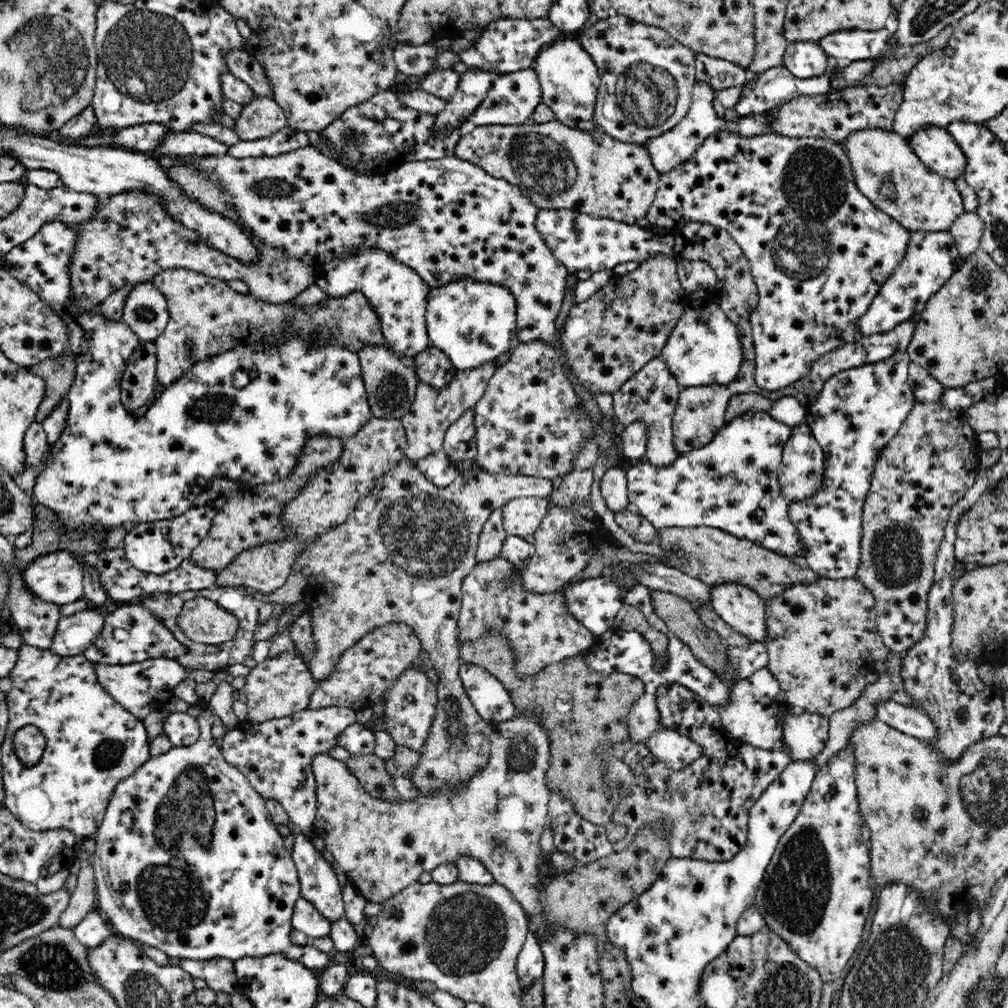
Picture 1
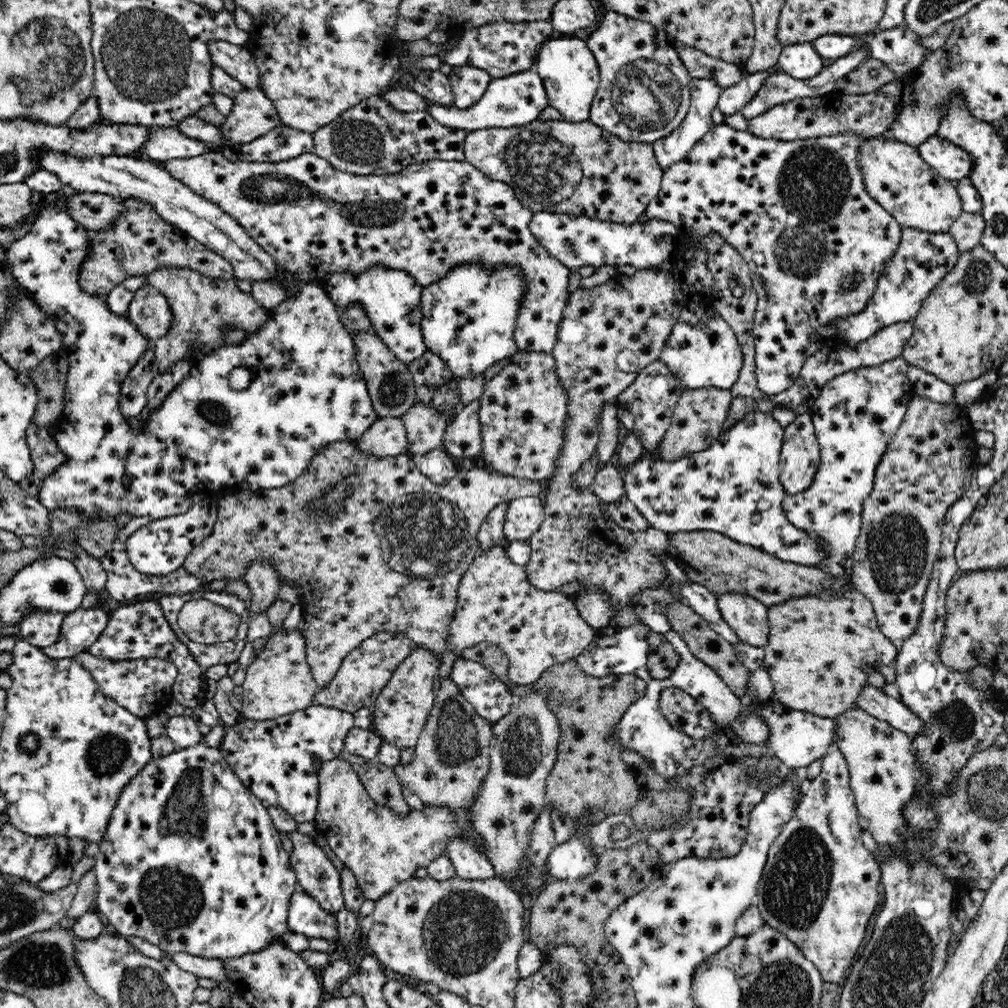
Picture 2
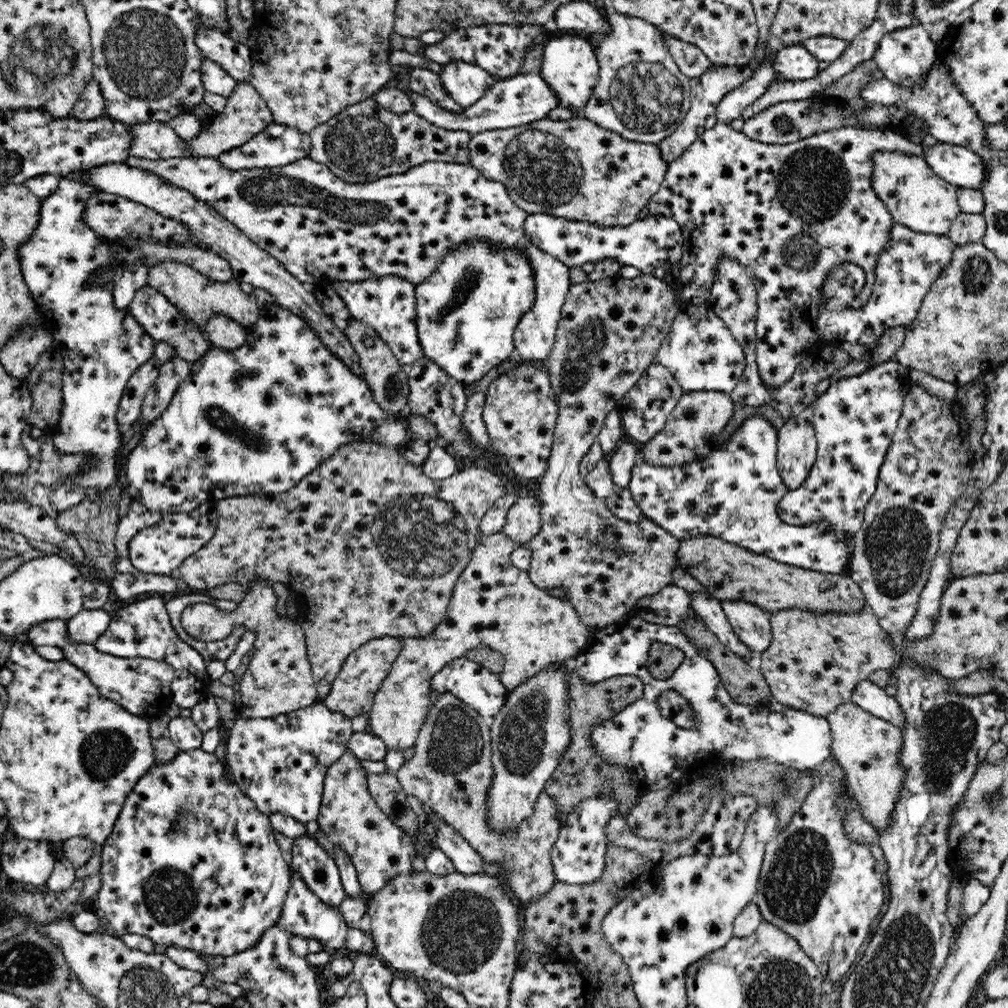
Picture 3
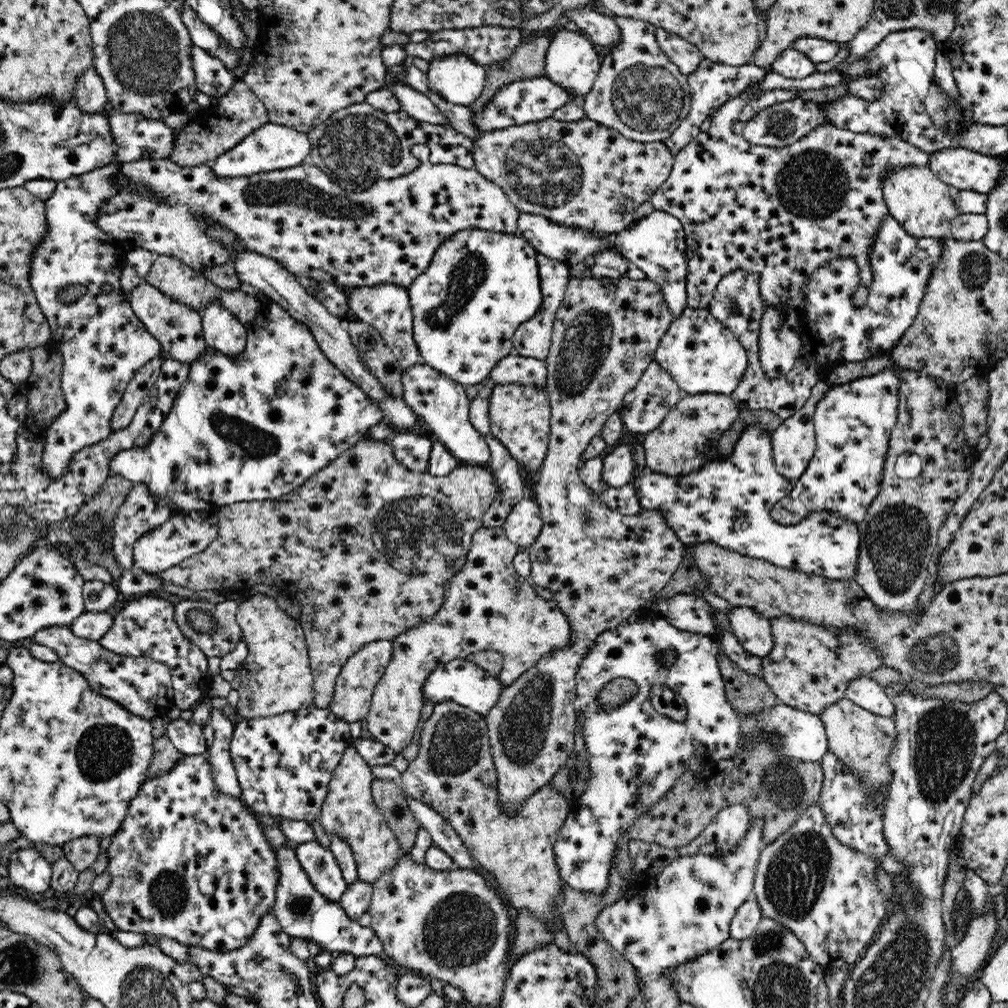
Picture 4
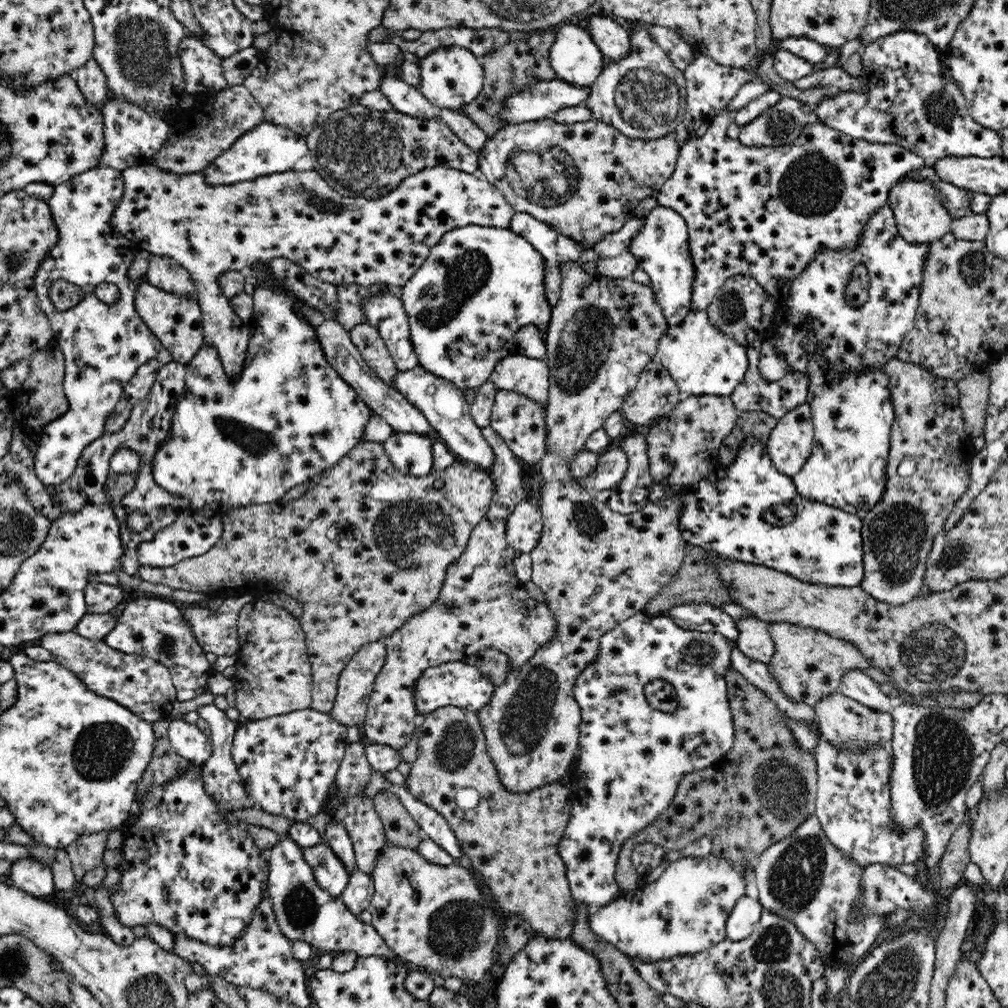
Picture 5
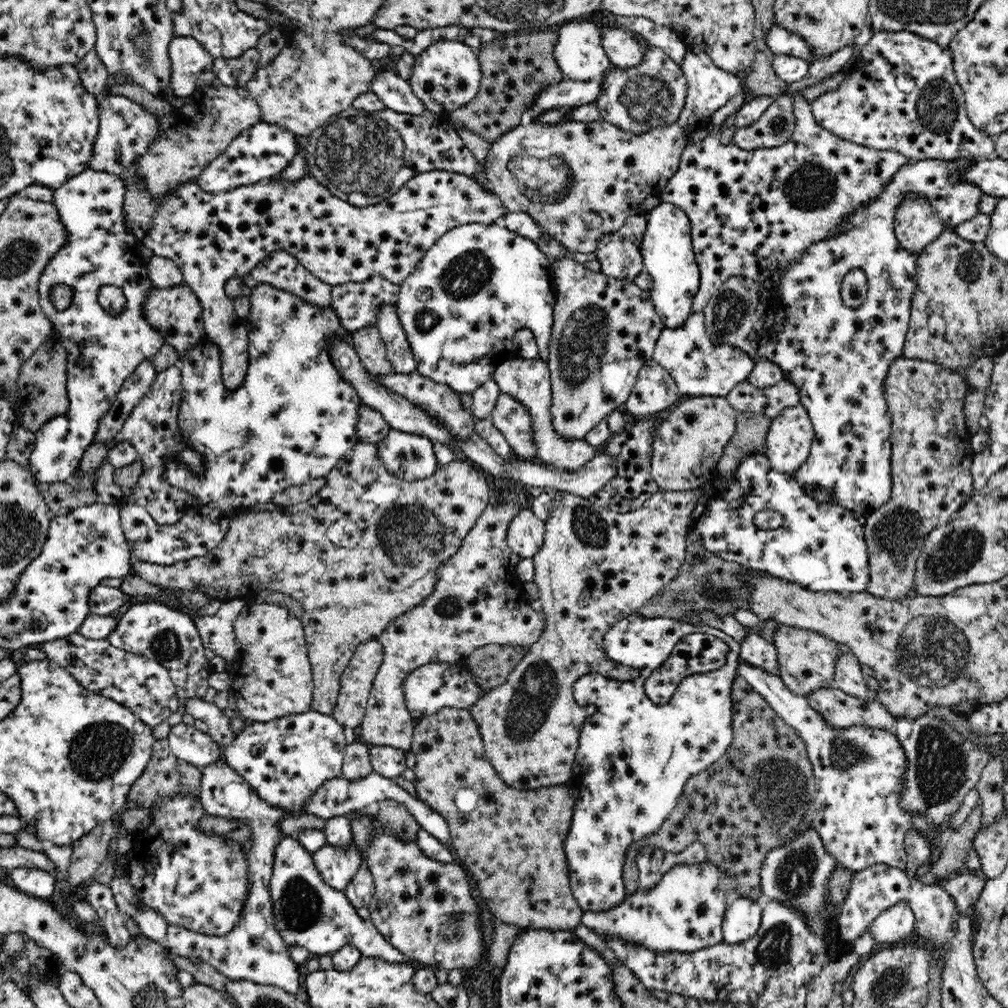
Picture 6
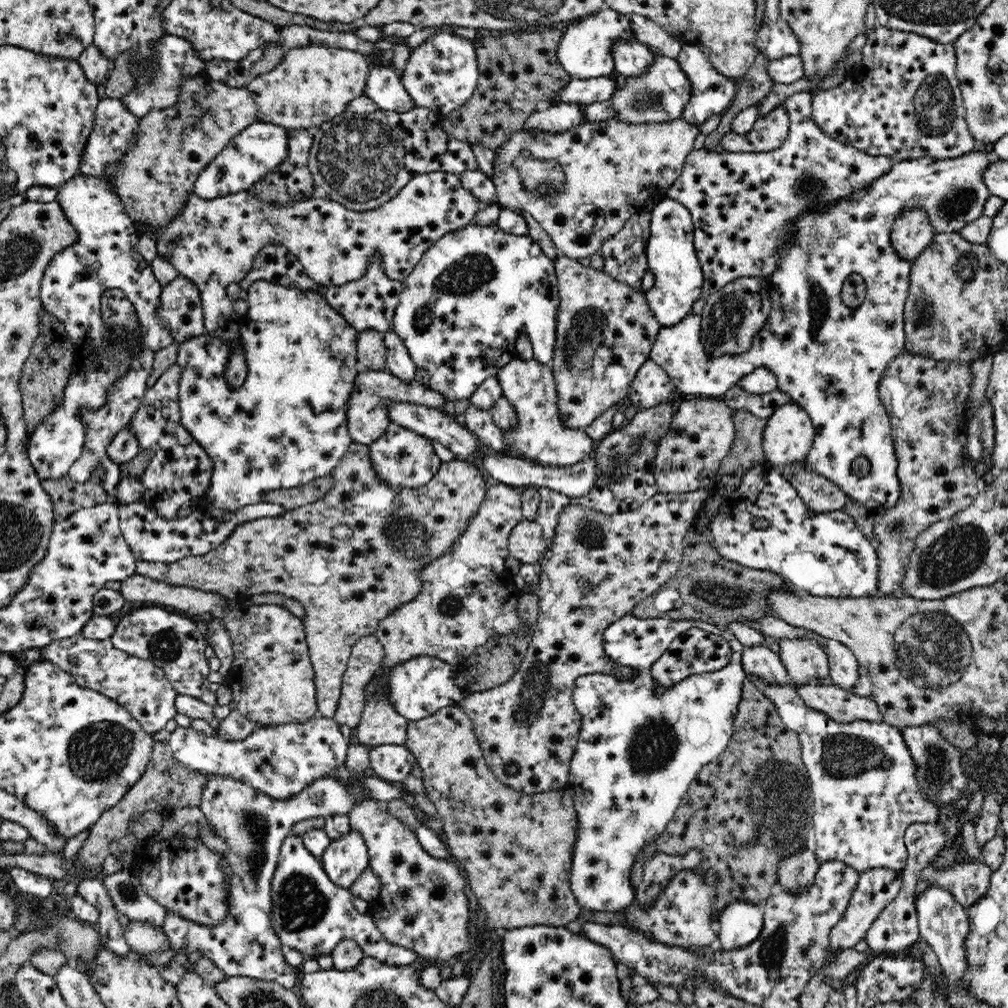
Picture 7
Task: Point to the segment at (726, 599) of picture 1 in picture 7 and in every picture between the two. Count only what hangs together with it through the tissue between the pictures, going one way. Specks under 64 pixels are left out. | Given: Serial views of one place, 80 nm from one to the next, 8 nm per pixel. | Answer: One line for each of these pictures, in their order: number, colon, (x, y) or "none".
2: (746, 616)
3: (751, 624)
4: (753, 631)
5: (754, 640)
6: (755, 650)
7: (759, 660)

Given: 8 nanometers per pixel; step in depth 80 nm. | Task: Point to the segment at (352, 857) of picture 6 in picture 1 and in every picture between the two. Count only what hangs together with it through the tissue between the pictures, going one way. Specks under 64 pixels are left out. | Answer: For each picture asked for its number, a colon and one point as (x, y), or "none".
1: (318, 882)
2: (316, 875)
3: (319, 871)
4: (324, 873)
5: (330, 874)

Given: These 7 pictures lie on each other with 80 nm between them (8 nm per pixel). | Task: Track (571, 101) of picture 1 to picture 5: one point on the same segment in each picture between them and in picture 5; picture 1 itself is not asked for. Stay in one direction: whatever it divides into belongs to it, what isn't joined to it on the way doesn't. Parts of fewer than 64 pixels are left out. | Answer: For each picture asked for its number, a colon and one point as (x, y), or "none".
2: (570, 73)
3: (570, 68)
4: (572, 62)
5: (576, 59)

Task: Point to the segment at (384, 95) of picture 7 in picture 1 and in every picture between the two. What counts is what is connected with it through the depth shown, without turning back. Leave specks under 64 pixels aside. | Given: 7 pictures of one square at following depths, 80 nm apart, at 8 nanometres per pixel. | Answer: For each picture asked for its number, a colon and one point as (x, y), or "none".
1: (513, 97)
2: (516, 100)
3: (521, 99)
4: (417, 105)
5: (404, 97)
6: (394, 91)

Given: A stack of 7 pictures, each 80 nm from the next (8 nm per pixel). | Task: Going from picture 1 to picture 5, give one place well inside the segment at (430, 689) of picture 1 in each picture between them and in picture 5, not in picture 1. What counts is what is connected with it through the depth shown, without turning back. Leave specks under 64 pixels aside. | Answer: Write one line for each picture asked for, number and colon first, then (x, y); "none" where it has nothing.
2: (402, 709)
3: (494, 604)
4: (488, 606)
5: (482, 604)

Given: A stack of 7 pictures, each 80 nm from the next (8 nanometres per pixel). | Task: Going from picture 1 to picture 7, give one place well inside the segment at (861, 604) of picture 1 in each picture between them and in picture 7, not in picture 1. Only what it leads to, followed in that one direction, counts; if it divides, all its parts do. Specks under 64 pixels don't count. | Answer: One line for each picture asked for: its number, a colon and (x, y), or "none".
2: (820, 648)
3: (814, 662)
4: (809, 666)
5: (808, 664)
6: (806, 660)
7: (804, 659)

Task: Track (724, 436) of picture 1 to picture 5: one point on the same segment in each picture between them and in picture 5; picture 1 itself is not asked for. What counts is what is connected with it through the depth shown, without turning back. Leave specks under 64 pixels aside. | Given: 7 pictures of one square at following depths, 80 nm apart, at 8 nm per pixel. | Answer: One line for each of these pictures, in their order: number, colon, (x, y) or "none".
2: (733, 487)
3: (732, 493)
4: (728, 501)
5: (723, 513)

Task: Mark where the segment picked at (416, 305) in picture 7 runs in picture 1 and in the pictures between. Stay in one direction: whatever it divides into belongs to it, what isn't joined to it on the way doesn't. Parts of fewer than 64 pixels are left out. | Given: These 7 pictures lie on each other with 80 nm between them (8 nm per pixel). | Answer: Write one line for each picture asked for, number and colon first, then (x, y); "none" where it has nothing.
1: (472, 322)
2: (468, 319)
3: (466, 314)
4: (481, 285)
5: (479, 285)
6: (480, 283)

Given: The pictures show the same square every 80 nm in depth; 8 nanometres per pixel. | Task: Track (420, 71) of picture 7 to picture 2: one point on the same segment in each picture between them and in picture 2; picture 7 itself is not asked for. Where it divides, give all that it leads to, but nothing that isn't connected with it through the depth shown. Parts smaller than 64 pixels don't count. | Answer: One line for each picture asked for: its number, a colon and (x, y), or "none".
2: (468, 83)
3: (466, 83)
4: (458, 79)
5: (451, 77)
6: (446, 76)

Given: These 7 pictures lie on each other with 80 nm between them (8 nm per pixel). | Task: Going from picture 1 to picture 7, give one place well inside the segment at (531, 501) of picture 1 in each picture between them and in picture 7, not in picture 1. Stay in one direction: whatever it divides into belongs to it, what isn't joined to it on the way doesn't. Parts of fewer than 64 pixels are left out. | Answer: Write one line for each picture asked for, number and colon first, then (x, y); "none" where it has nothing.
2: (524, 515)
3: (524, 521)
4: (523, 525)
5: (524, 527)
6: (526, 532)
7: (526, 543)

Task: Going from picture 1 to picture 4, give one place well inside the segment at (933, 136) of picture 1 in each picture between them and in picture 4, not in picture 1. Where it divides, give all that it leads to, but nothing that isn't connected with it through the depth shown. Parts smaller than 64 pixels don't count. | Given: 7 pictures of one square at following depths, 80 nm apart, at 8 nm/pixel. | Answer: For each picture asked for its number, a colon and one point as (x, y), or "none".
2: (953, 163)
3: (959, 166)
4: (964, 169)

